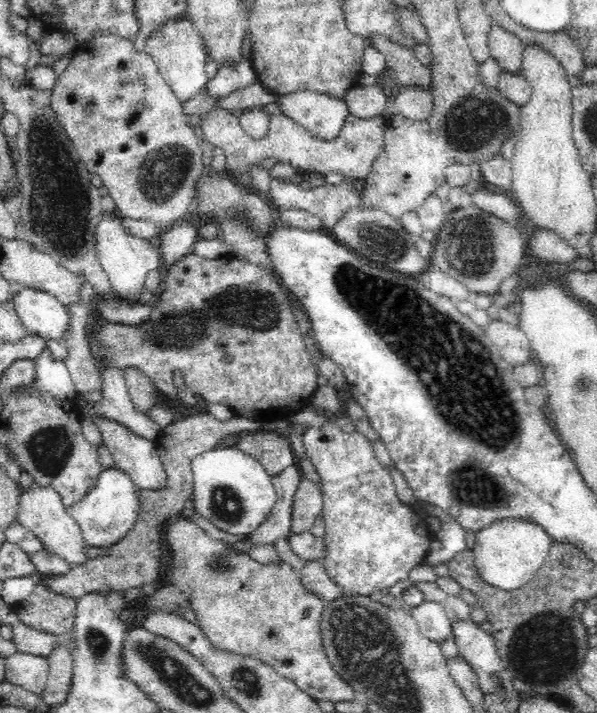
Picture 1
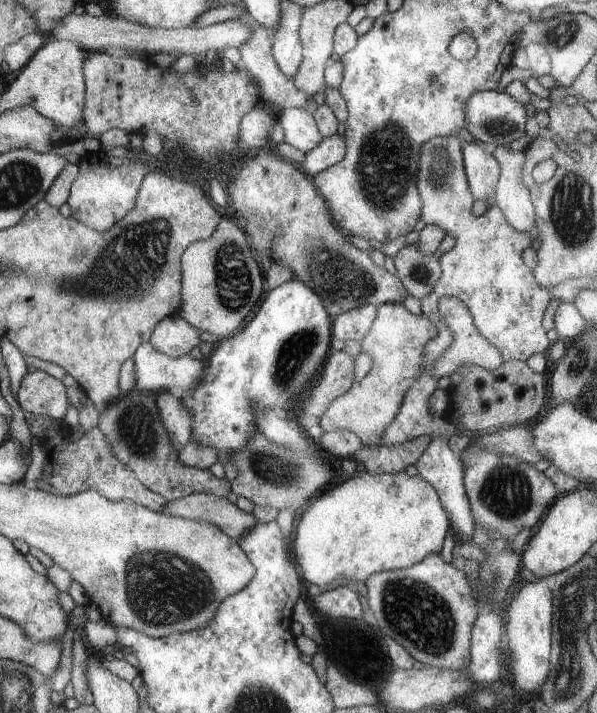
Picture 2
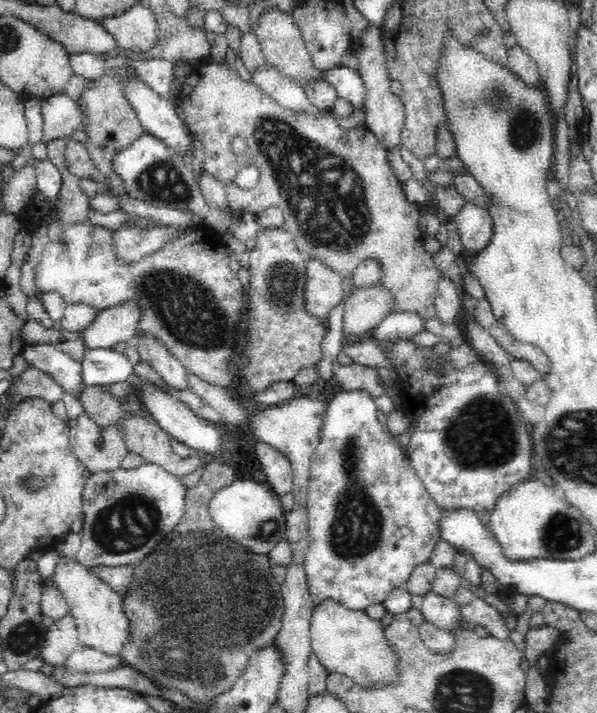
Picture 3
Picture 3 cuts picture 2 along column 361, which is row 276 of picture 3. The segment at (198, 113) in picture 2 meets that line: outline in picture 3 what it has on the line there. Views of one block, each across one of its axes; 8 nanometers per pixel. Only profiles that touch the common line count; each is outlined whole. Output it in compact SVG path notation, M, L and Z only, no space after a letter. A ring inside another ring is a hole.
M276 228L276 230L264 230L256 238L256 248L250 258L250 274L252 274L252 290L250 290L250 322L248 322L248 344L246 344L246 354L242 360L248 360L242 368L246 380L250 382L252 392L266 390L274 382L294 382L296 372L302 366L312 366L320 358L320 340L326 334L328 328L328 318L316 318L310 316L306 310L304 302L304 292L306 292L306 270L308 262L306 258L298 252L294 236L290 236L288 230Z

